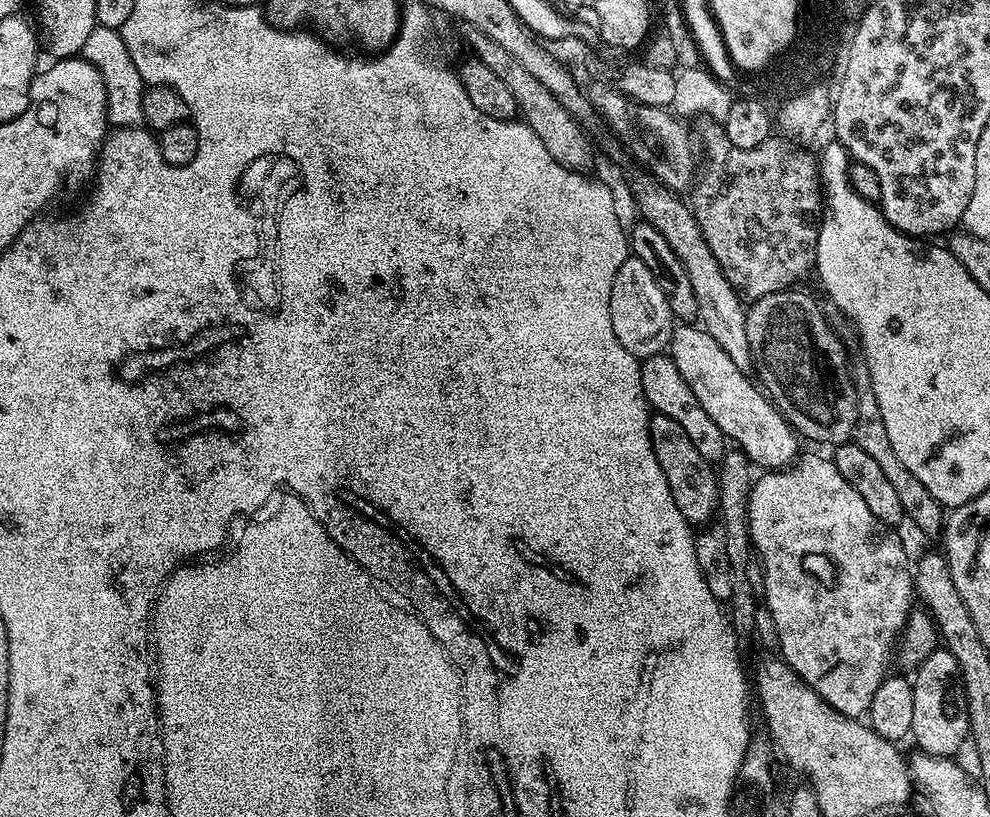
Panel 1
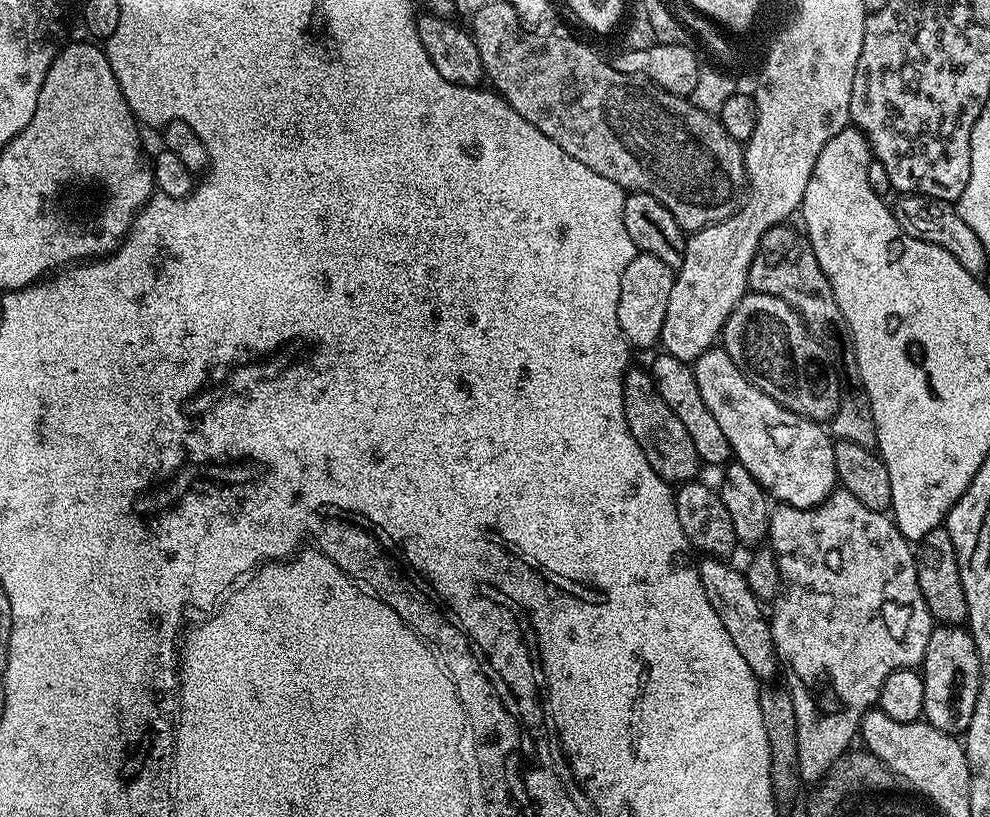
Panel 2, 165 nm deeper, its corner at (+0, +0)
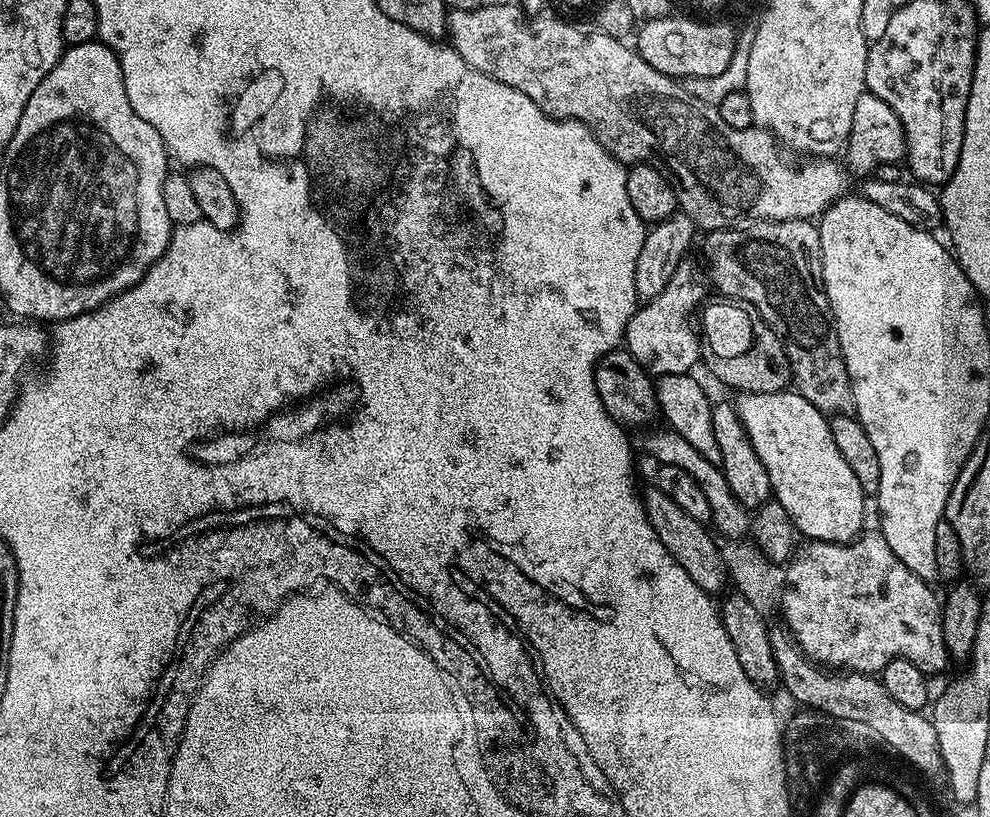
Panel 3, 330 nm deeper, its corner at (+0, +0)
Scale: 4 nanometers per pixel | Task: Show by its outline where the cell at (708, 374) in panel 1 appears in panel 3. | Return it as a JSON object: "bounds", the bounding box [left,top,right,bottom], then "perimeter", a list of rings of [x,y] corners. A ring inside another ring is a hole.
{"bounds":[735,390,866,544],"perimeter":[[[795,390],[782,392],[741,392],[735,397],[736,413],[746,426],[746,434],[750,434],[750,442],[754,442],[754,450],[758,458],[762,458],[762,466],[766,466],[766,474],[770,474],[770,486],[775,500],[786,506],[786,514],[794,522],[797,533],[808,540],[821,540],[831,544],[849,544],[865,531],[864,500],[866,494],[862,486],[858,486],[858,478],[854,470],[842,458],[838,446],[834,446],[834,438],[830,434],[829,417],[825,416],[806,398],[802,398]]]}

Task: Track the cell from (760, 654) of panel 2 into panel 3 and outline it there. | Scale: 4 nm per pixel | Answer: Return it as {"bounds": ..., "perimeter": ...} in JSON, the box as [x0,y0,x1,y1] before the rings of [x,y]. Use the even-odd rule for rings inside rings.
{"bounds":[642,486,730,594],"perimeter":[[[649,486],[645,492],[643,489],[642,503],[649,526],[658,534],[662,546],[670,550],[678,566],[682,566],[682,570],[686,570],[686,574],[690,574],[704,592],[717,594],[722,591],[724,583],[727,585],[730,579],[717,537],[711,531],[707,532],[709,529],[705,524],[690,518],[690,514],[686,514],[686,510],[682,510],[682,506],[678,506],[678,502],[674,502],[674,498],[667,496],[661,488]]]}

